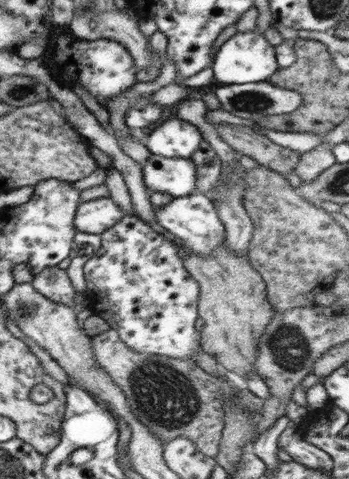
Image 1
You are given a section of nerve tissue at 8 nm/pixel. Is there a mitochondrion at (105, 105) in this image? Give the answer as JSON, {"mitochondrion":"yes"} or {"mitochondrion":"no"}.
{"mitochondrion":"no"}

